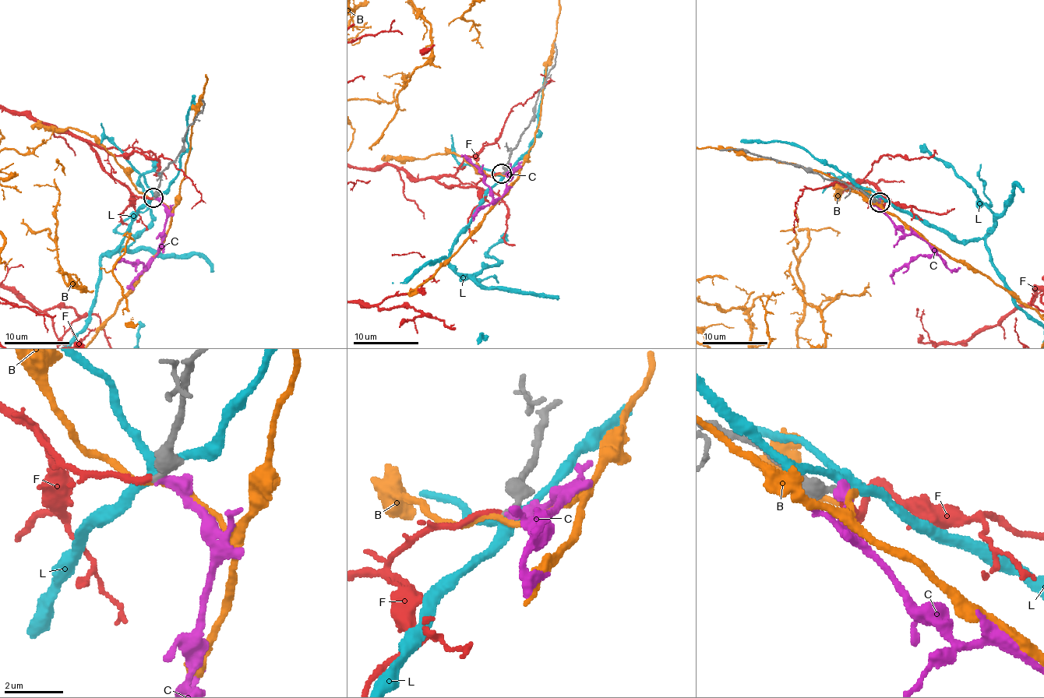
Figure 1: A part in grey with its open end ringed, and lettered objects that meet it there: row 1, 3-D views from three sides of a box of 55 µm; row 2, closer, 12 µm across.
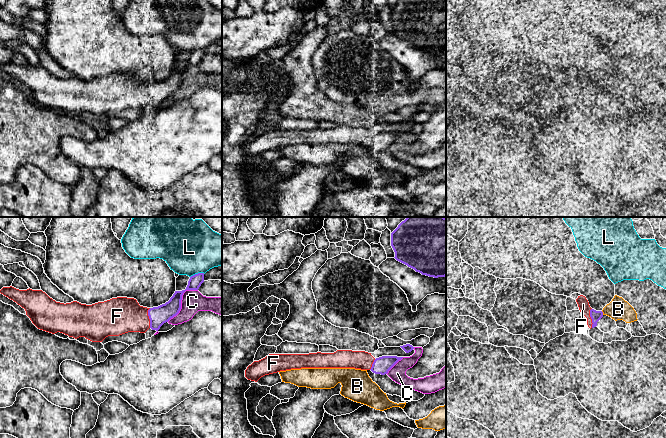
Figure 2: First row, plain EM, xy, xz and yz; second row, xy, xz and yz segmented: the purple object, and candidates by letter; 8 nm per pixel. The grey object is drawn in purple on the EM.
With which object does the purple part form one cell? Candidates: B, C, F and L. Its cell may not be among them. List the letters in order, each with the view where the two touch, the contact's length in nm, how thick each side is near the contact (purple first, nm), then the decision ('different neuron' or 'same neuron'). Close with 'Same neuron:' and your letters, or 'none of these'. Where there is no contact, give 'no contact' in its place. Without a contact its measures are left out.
B: yz | 40 nm | 80/180 nm | different neuron
C: xy | 360 nm | 150/180 nm | different neuron
F: xy | 160 nm | 150/300 nm | same neuron
L: xy | 120 nm | 110/420 nm | different neuron
Same neuron: F

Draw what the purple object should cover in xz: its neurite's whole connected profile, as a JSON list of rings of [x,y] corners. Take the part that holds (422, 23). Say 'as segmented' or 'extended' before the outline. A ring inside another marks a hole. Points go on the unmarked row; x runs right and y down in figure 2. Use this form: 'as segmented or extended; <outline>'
as segmented; [[[399,0],[391,9],[395,35],[429,53],[446,52],[446,0]]]

